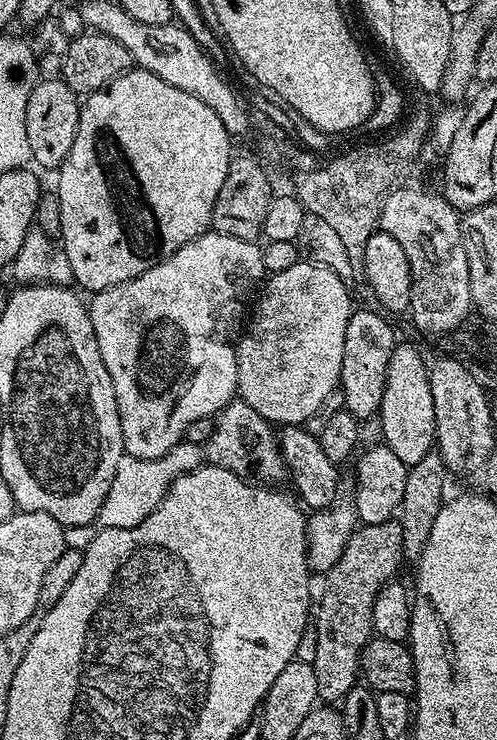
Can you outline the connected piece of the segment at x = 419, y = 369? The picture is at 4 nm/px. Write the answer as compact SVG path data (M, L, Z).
M397 343L392 352L390 366L386 370L386 386L382 394L378 421L380 420L380 432L382 442L401 460L403 464L411 466L414 462L422 462L426 454L430 454L436 448L436 423L434 422L434 394L430 394L430 378L428 377L429 365L424 365L420 352L412 344Z

